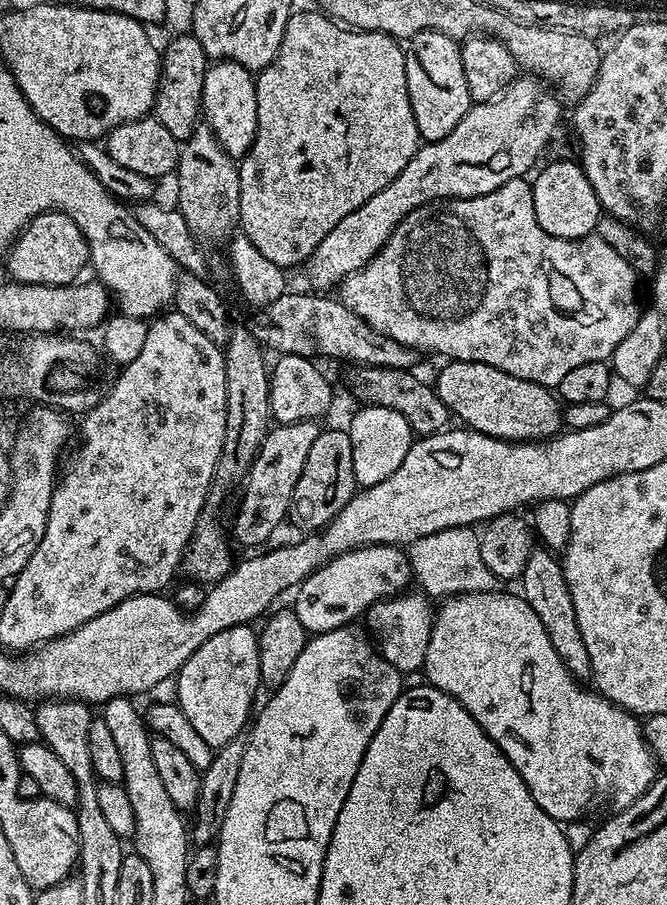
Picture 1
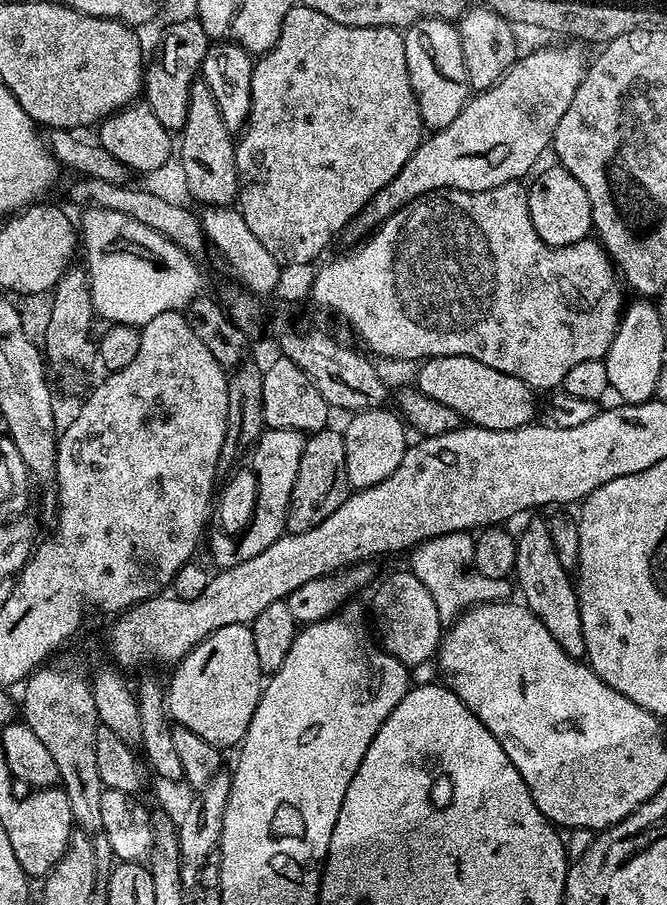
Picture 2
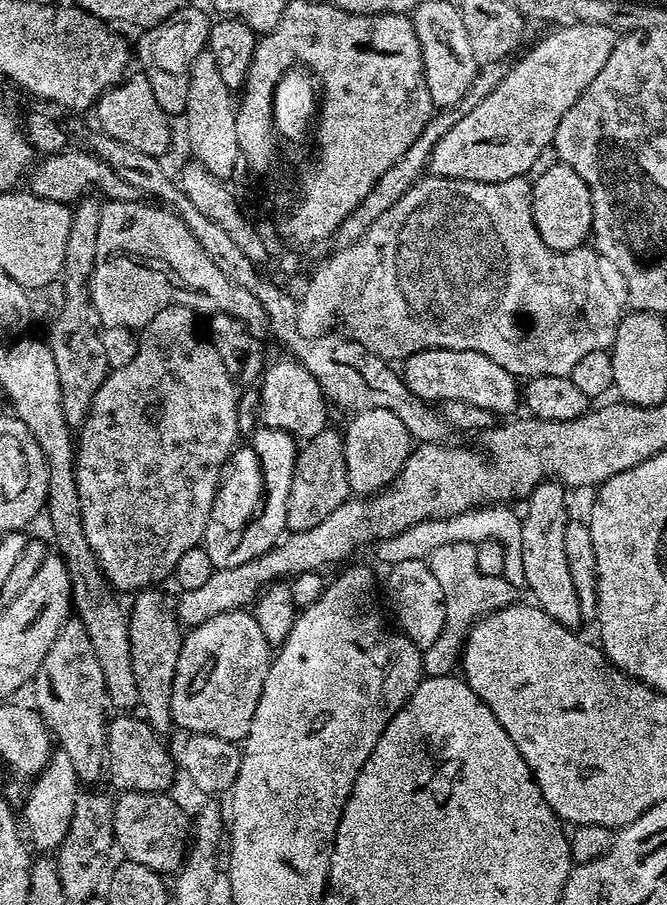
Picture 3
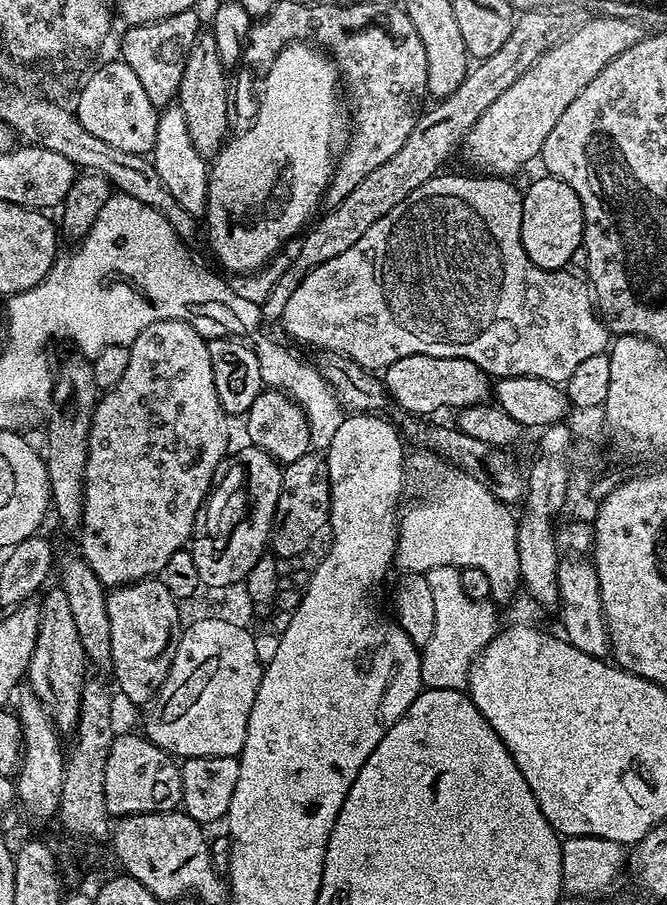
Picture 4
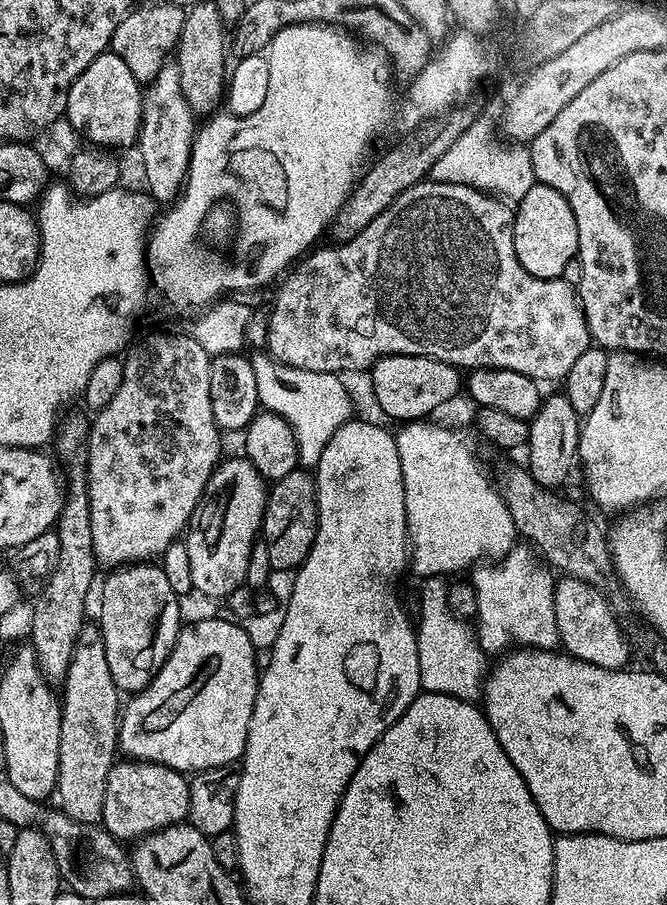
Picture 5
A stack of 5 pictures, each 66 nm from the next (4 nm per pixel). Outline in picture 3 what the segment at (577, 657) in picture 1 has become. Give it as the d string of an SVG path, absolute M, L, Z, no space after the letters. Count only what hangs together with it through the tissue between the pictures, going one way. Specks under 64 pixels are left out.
M554 482L540 484L526 498L523 505L524 516L519 517L520 539L520 576L532 595L531 603L541 608L554 623L561 624L572 630L582 619L580 600L576 597L568 563L566 562L566 548L564 538L566 526L570 519L568 504L564 501L565 491Z

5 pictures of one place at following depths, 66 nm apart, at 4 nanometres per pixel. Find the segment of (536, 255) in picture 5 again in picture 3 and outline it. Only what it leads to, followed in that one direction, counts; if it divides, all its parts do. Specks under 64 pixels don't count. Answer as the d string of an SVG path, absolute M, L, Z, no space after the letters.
M552 162L537 180L531 181L531 185L534 226L545 247L552 253L581 247L592 230L592 203L586 182L582 182L570 166Z

